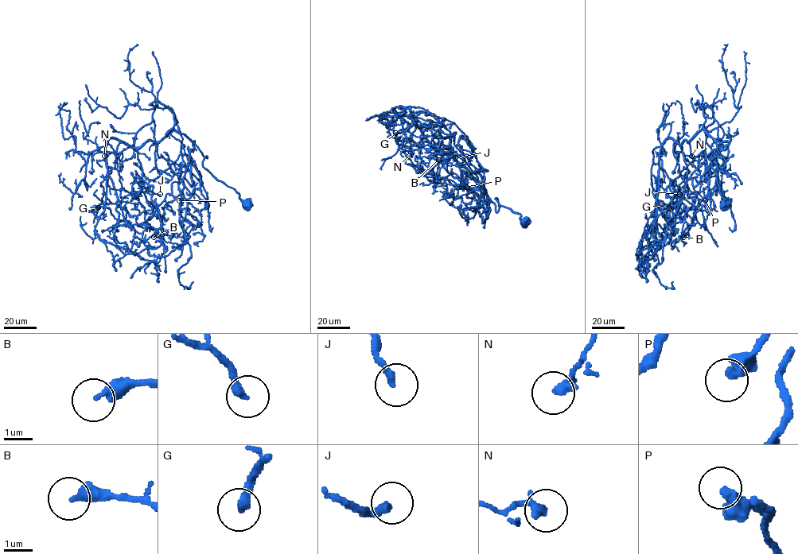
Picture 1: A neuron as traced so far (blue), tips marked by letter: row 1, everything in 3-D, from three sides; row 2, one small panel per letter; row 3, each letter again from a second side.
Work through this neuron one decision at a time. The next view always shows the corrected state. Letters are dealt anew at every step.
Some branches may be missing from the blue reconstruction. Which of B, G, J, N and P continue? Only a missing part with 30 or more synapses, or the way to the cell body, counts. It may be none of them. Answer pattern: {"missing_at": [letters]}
{"missing_at": ["J"]}

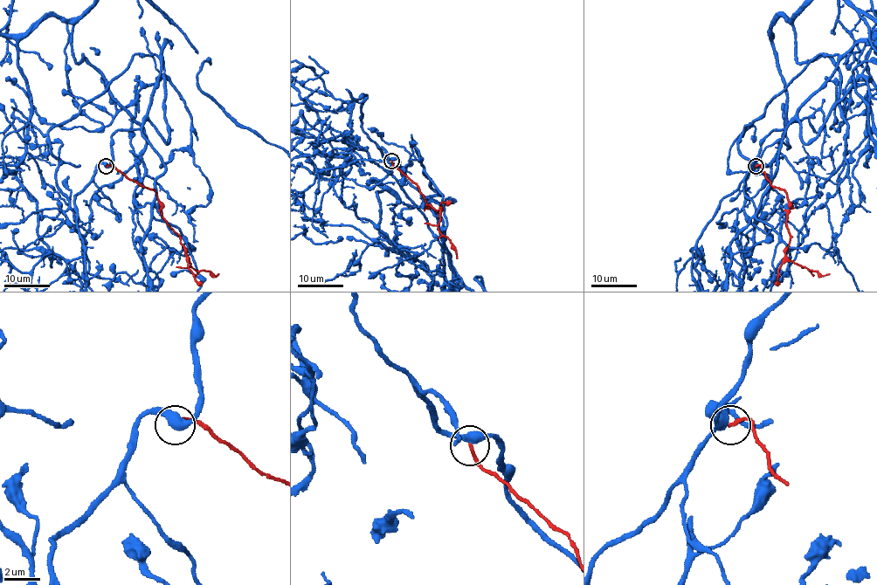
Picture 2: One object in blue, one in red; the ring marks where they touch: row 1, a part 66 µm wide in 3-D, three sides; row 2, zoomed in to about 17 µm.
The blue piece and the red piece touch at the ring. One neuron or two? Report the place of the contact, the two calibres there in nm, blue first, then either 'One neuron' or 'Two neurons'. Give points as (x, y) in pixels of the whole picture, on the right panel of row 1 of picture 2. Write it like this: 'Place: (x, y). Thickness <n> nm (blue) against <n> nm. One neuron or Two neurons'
Place: (756, 166). Thickness 480 nm (blue) against 190 nm. Two neurons

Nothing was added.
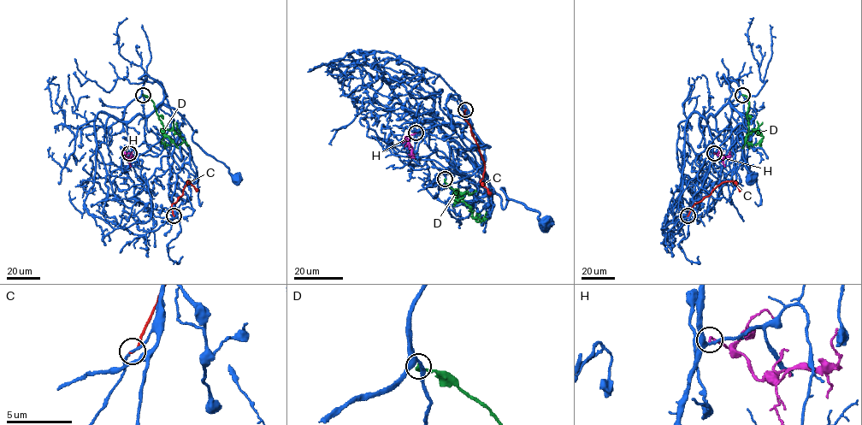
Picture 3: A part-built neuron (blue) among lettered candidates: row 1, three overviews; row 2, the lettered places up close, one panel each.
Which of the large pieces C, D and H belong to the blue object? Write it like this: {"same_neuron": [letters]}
{"same_neuron": []}

